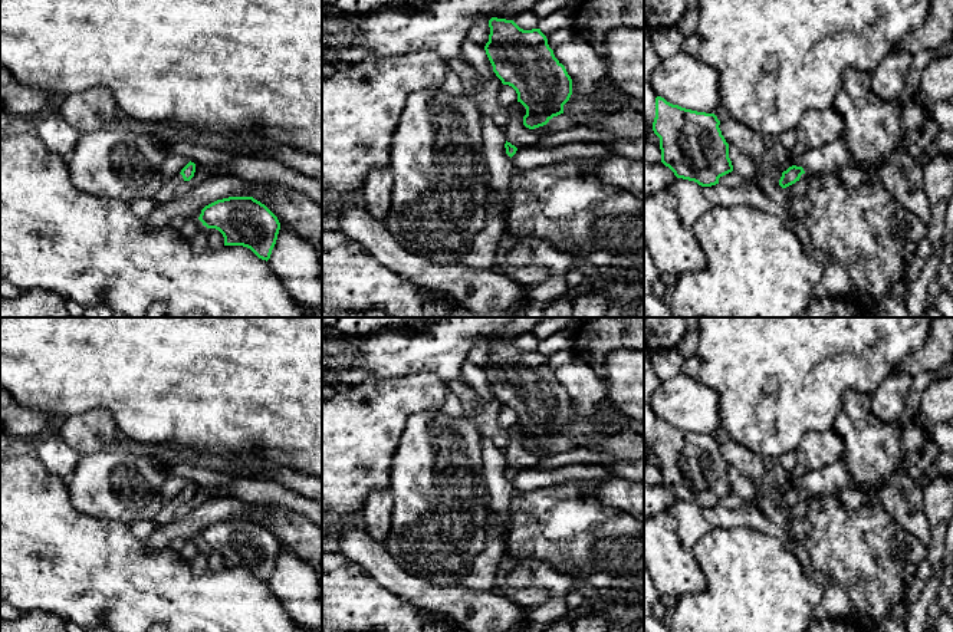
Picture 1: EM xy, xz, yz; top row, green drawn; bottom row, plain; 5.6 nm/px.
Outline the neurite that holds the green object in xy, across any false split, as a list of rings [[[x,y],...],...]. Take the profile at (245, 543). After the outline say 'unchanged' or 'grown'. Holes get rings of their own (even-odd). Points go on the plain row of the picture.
[[[253,519],[217,521],[201,531],[198,542],[207,550],[218,552],[224,567],[247,569],[266,583],[280,552],[277,539]]] | unchanged

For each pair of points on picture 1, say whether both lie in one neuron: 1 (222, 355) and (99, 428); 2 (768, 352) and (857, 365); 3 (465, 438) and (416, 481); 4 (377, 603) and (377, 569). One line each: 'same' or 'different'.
1: different
2: same
3: same
4: different

